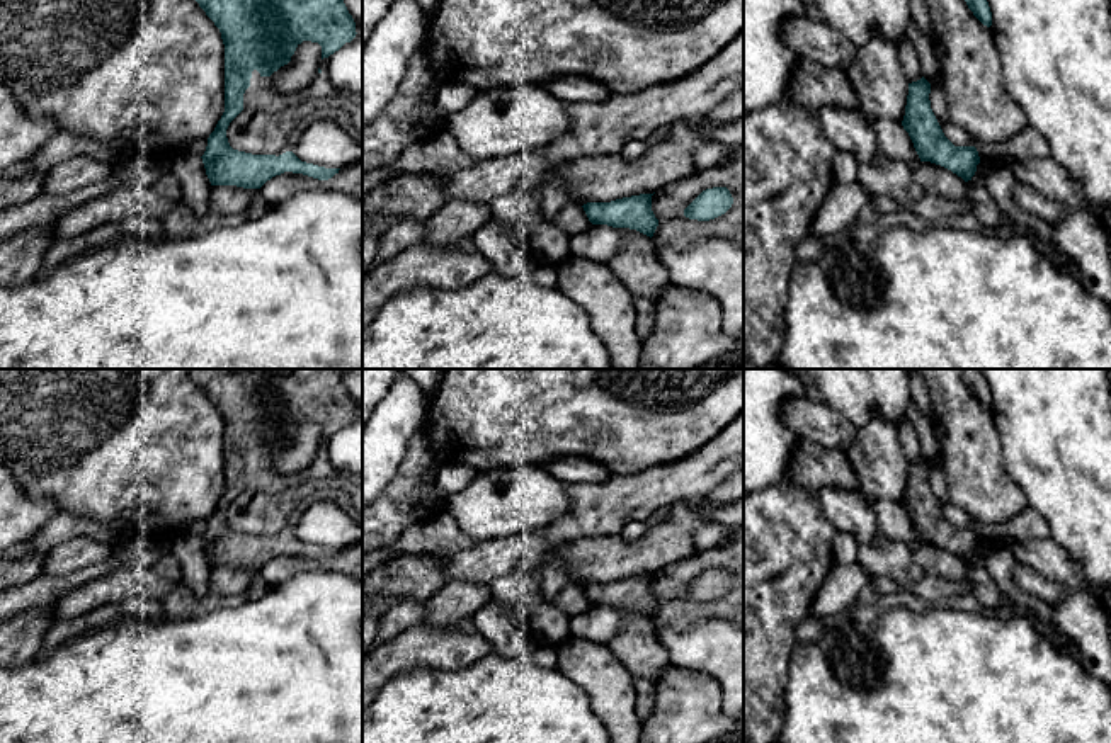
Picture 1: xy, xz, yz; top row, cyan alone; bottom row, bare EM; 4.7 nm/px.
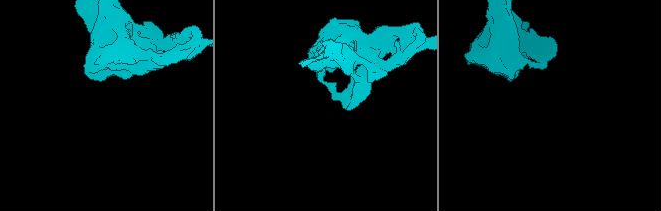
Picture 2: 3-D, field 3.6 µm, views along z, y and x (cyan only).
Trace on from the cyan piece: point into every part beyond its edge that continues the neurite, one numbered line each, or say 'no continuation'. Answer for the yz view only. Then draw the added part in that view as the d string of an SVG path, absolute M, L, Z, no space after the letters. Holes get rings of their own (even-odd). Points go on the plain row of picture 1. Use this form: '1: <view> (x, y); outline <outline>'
no continuation

